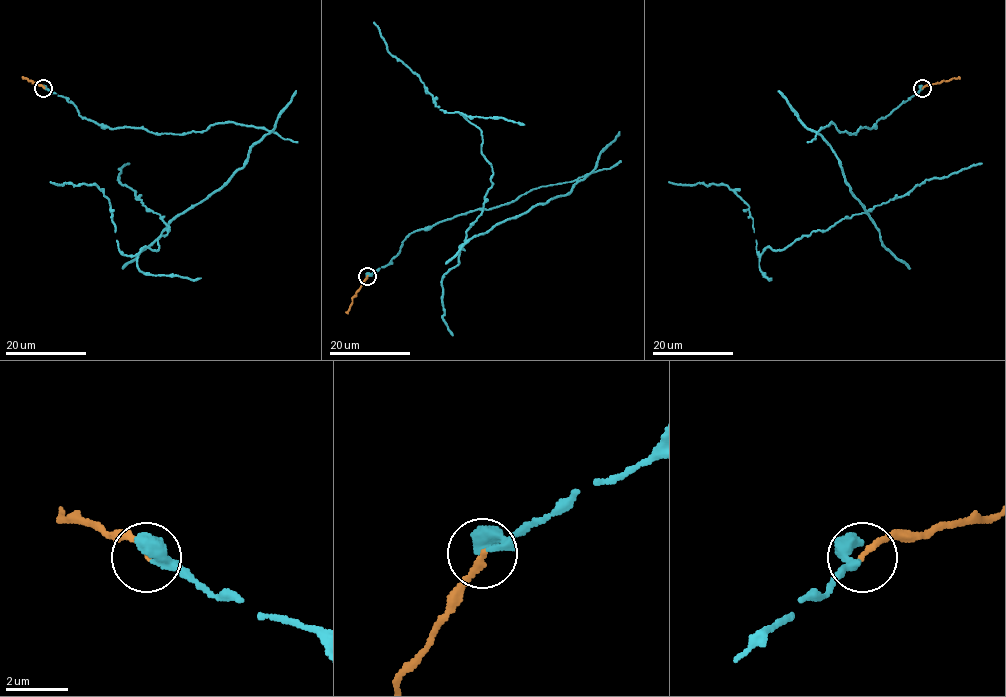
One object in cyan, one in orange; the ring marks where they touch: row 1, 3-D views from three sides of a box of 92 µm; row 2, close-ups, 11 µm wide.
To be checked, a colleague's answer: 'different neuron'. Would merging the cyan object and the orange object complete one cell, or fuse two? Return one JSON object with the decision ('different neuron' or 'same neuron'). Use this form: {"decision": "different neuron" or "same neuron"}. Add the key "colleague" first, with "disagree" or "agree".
{"colleague": "disagree", "decision": "same neuron"}

